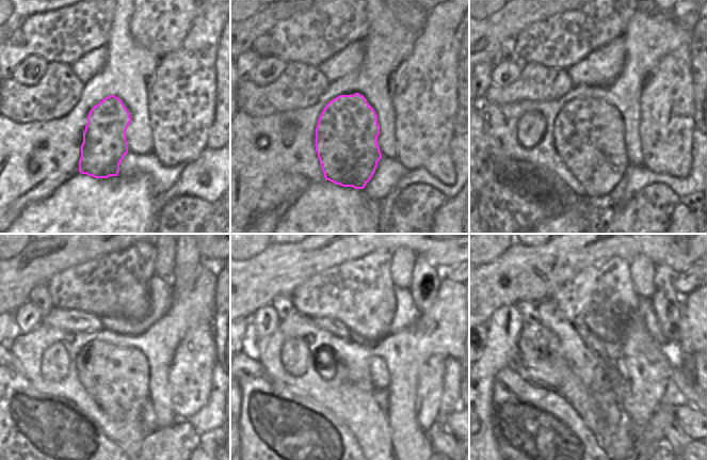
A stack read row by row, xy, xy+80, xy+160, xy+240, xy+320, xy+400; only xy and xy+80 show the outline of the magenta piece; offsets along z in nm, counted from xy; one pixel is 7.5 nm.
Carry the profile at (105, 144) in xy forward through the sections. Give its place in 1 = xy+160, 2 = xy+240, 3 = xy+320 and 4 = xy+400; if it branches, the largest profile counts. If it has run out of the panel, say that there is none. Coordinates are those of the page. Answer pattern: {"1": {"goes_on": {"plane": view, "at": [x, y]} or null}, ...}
{"1": {"goes_on": {"plane": "xy+160", "at": [590, 133]}}, "2": {"goes_on": {"plane": "xy+240", "at": [117, 377]}}, "3": {"goes_on": {"plane": "xy+320", "at": [379, 373]}}, "4": {"goes_on": {"plane": "xy+400", "at": [621, 365]}}}

